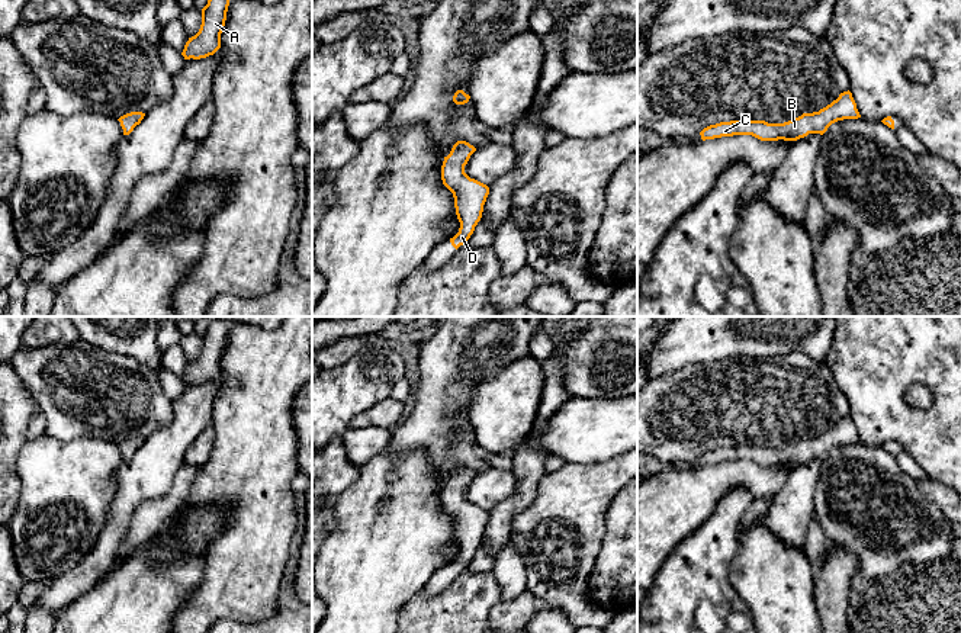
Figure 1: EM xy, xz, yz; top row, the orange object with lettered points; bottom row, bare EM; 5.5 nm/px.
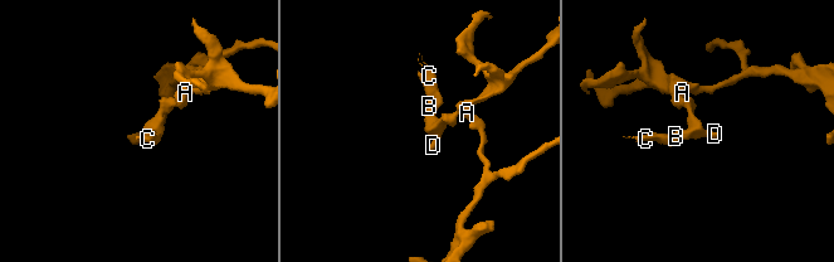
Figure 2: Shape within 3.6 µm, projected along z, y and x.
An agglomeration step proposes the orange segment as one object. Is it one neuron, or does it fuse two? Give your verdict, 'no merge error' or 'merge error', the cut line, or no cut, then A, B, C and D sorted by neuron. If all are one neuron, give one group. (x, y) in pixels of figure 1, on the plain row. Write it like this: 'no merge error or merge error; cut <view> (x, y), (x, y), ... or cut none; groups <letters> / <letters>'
no merge error; cut none; groups A B C D

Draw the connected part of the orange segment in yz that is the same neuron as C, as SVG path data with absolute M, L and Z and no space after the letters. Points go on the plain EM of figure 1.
M843 417L836 425L826 433L813 438L803 438L801 441L784 449L768 449L765 446L730 446L720 447L704 453L700 460L701 465L714 465L733 460L752 460L761 466L797 466L809 459L823 460L827 453L843 444L861 443L852 418Z

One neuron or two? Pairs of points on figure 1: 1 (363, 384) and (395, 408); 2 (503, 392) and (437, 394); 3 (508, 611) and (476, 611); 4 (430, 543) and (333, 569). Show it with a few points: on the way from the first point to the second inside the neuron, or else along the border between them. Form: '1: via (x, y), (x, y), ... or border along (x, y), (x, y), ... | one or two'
1: border along (388, 397), (354, 415) | two
2: border along (500, 369), (476, 389), (468, 418) | two
3: border along (500, 600), (488, 617) | two
4: via (405, 543), (392, 543), (366, 569), (357, 569) | one

